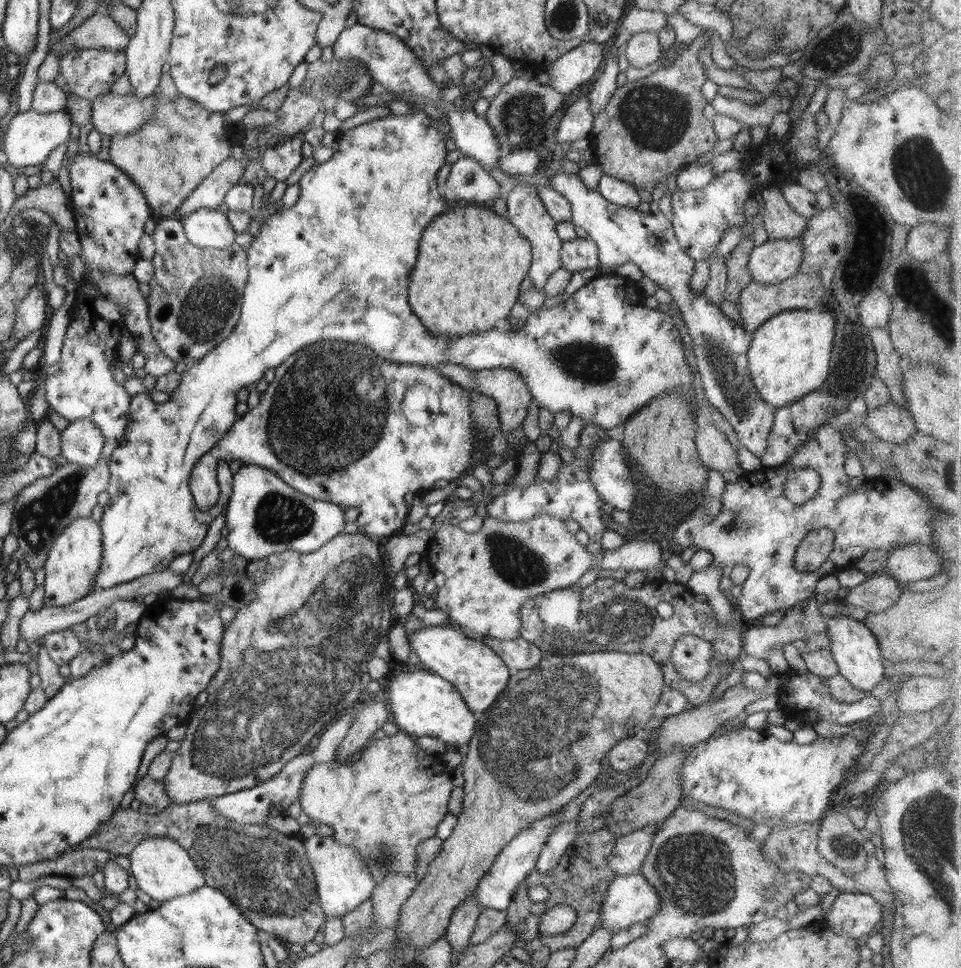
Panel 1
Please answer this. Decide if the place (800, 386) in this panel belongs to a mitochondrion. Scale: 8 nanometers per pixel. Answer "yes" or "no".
no

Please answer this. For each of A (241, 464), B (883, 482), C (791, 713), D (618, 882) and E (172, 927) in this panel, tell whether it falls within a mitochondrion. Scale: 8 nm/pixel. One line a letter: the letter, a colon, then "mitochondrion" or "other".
A: other
B: other
C: other
D: other
E: other

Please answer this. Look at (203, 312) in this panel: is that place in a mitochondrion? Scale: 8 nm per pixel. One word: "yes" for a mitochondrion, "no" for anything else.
yes

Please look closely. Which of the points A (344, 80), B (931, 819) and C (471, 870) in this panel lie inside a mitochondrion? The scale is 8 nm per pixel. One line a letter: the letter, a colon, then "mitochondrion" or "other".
A: mitochondrion
B: mitochondrion
C: other

